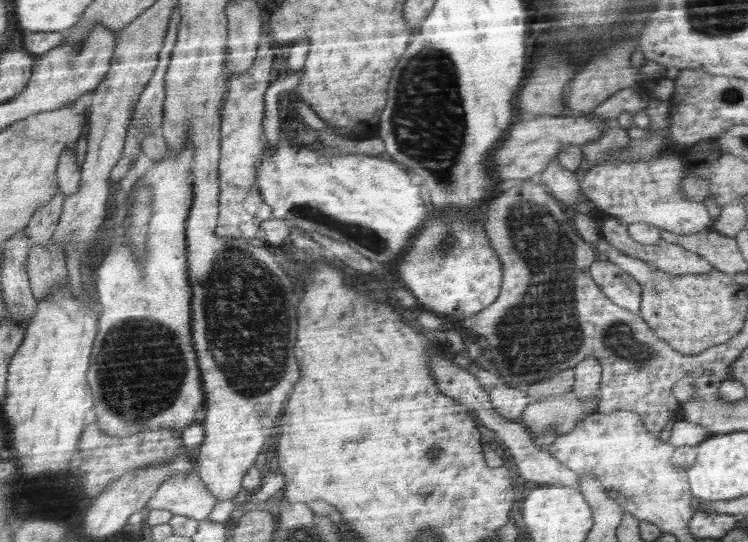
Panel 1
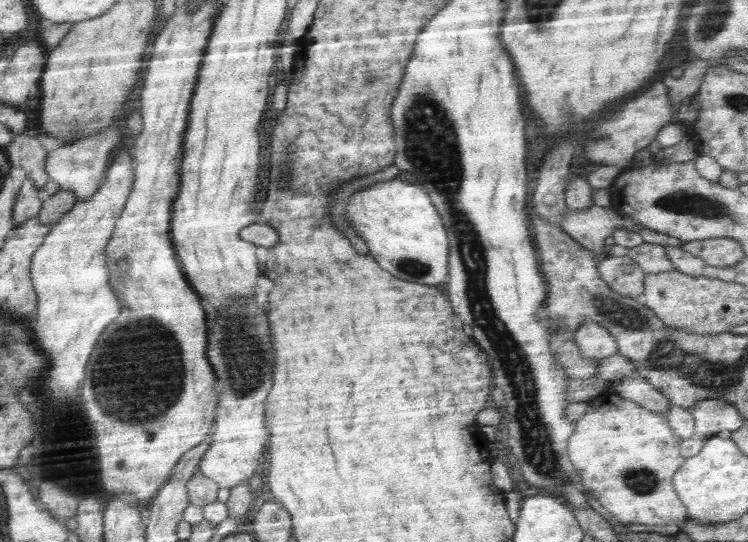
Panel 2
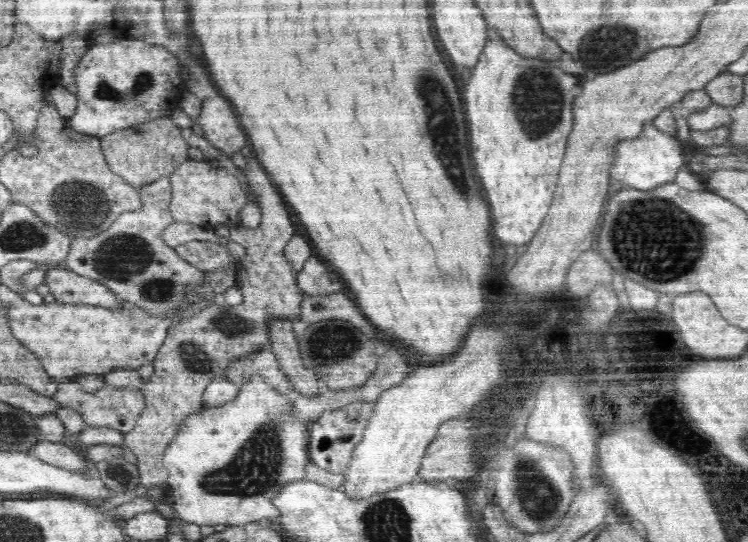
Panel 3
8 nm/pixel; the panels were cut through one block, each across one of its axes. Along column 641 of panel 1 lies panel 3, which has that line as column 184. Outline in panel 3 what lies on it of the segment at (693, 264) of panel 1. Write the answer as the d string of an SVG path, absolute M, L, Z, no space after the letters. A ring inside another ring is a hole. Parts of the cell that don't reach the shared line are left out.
M191 240L175 246L175 252L183 260L202 271L238 264L225 246L215 242Z

